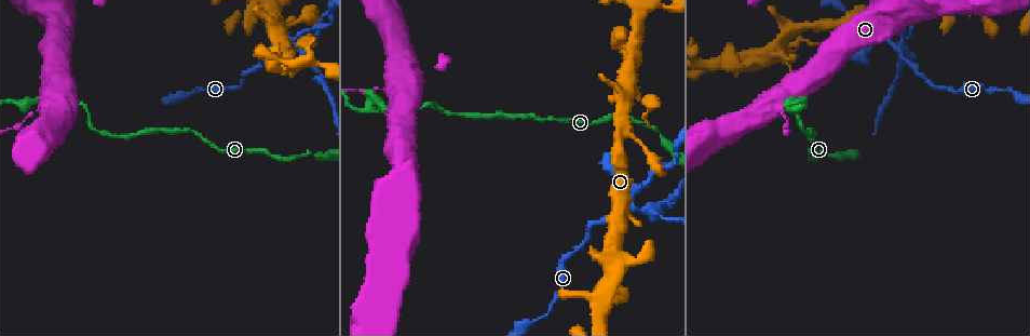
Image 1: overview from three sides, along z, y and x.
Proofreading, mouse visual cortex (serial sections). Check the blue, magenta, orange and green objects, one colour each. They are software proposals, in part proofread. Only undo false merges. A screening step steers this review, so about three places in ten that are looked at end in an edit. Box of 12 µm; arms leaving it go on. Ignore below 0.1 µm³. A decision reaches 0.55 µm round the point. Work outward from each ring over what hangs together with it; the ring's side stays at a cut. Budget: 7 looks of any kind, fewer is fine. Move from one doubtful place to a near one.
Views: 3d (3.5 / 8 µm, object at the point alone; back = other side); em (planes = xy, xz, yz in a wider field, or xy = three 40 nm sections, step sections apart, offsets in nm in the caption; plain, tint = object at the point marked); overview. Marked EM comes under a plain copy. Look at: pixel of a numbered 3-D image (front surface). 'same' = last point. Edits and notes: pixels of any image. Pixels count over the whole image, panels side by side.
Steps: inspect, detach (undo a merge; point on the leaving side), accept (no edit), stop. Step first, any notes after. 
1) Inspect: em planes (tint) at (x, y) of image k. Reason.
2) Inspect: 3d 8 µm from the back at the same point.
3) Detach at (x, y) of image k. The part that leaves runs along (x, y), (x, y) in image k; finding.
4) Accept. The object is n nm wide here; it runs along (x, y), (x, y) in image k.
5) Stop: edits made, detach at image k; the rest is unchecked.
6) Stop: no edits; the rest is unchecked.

Inspect: 3d 3.5 µm at (781, 107) of image 1.

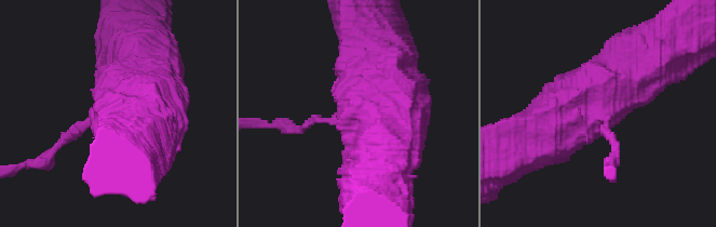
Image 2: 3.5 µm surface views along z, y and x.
Inspect: em xy step 2 (tint) at (600, 111) of image 2. Need the tissue.

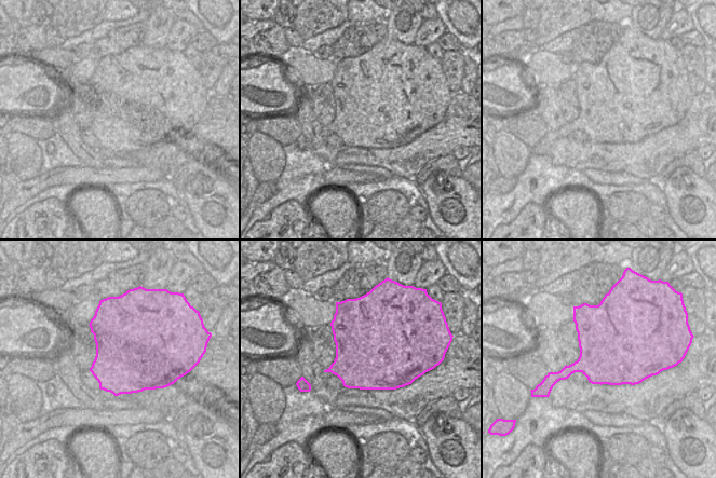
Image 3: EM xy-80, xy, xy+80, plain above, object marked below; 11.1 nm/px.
Accept. It runs along (646, 56), (538, 139) in image 2; continuous, no second cell.

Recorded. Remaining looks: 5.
Inspect: 3d 3.5 µm at (826, 23) of image 1. Arms part here.

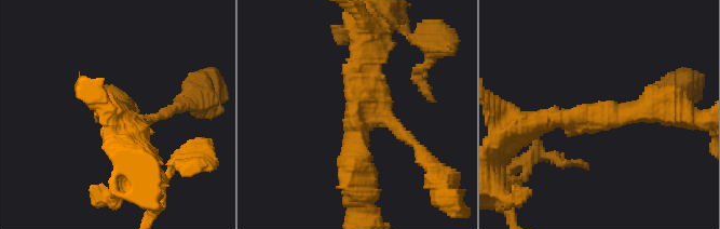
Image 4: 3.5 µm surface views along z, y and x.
Inspect: em xy step 1 (tint) at (606, 115) of image 4. 3 arms meet here; the arms are 150, 300, 450 nm wide; need the tissue.

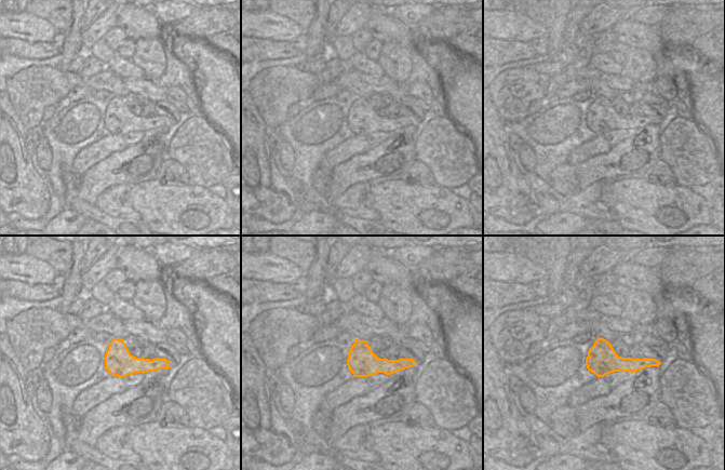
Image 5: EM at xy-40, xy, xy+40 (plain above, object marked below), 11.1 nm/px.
Accept. It runs along (674, 110), (535, 123) in image 4; all the same cell.

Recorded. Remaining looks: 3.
Inspect: 3d 3.5 µm from the back at (899, 50) of image 1. Looks like a crossing.

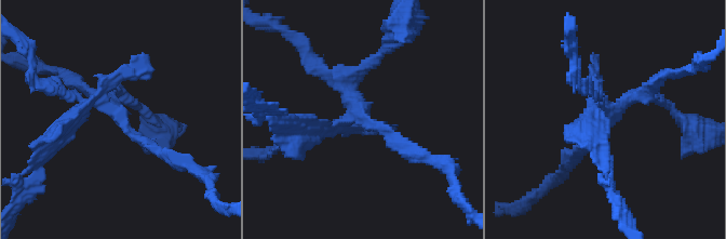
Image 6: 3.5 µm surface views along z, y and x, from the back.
Inspect: em planes (tint) at (358, 114) of image 6. Now the EM.

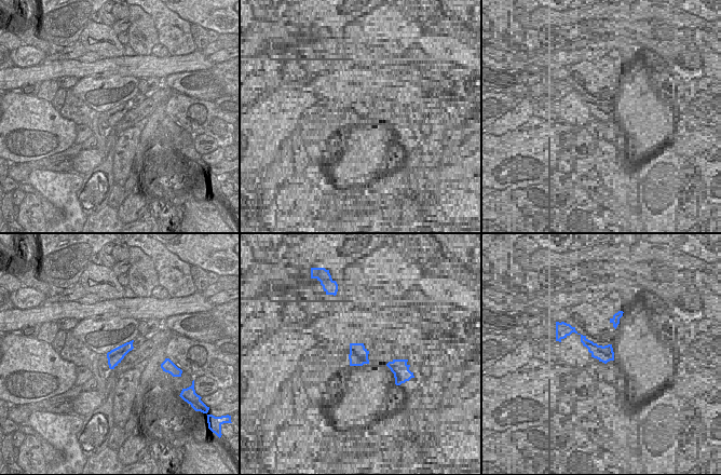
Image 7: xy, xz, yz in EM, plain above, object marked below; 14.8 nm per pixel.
Inspect: em xy step 5 (tint) at the same point.

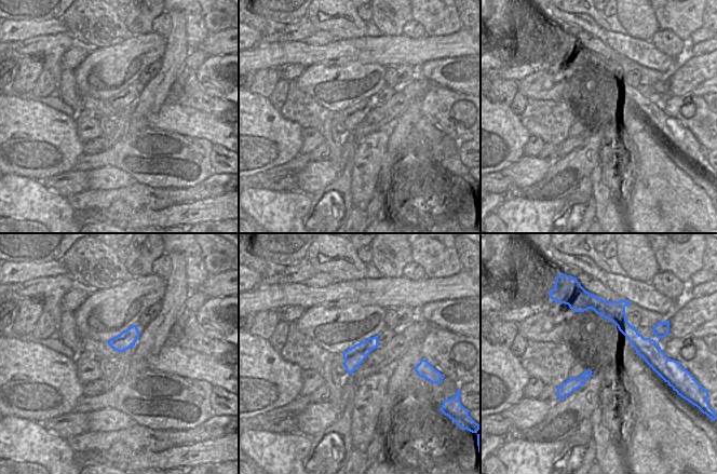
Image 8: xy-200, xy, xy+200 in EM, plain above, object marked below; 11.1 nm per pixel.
Detach at (595, 113) of image 6. The object is 220 nm wide here; the part that leaves runs along (606, 105), (595, 98), (606, 164) in image 6; two cells meet here.

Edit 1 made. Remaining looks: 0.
Stop: edits made, detach at image 6; the rest is unchecked.

